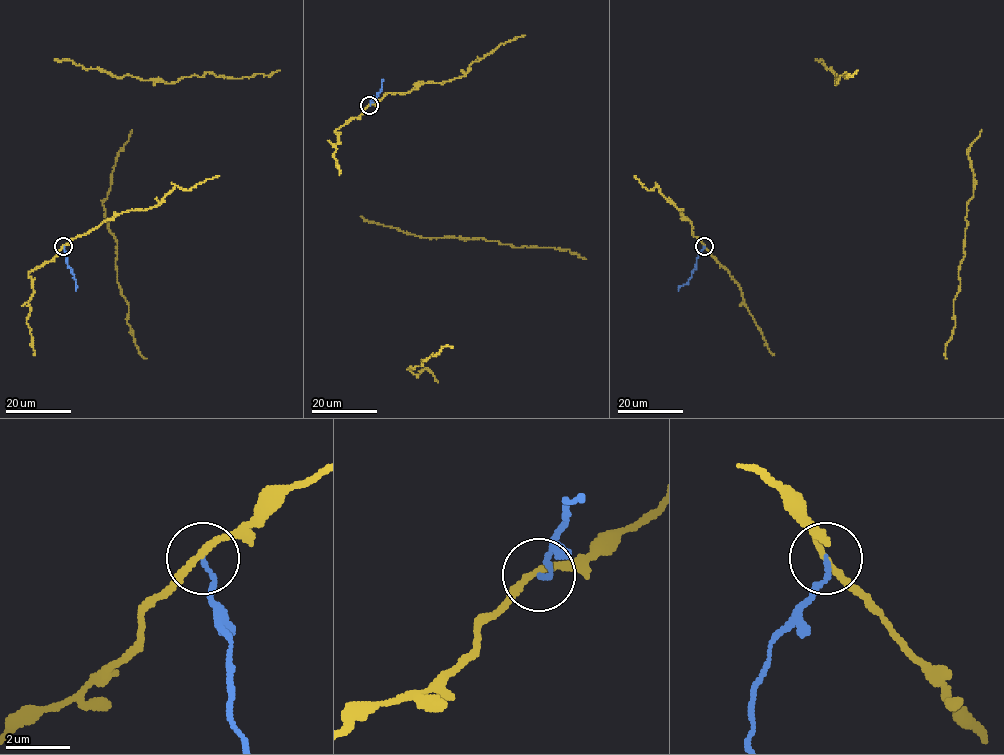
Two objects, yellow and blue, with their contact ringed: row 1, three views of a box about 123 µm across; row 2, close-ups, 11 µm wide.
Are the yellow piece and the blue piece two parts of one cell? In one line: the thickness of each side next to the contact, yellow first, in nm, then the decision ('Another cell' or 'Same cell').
Thickness 200 nm (yellow) against 140 nm. Another cell

